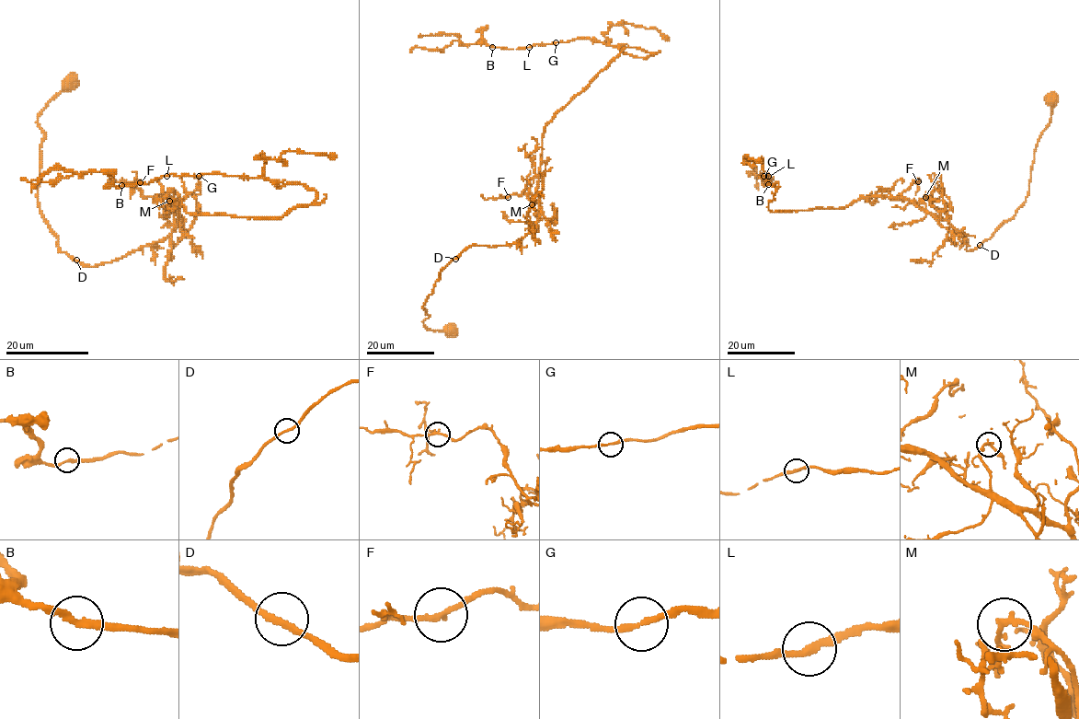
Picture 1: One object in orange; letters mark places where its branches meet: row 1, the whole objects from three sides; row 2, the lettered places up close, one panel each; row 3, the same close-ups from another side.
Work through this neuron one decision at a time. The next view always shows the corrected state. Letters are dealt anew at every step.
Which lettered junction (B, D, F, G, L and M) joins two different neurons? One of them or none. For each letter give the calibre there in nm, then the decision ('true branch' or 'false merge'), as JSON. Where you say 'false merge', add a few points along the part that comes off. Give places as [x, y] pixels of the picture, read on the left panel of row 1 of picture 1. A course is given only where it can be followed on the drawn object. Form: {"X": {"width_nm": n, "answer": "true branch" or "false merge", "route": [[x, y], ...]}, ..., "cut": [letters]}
{"B": {"width_nm": 220, "answer": "true branch"}, "D": {"width_nm": 200, "answer": "true branch"}, "F": {"width_nm": 190, "answer": "true branch"}, "G": {"width_nm": 200, "answer": "true branch"}, "L": {"width_nm": 220, "answer": "true branch"}, "M": {"width_nm": 200, "answer": "true branch"}, "cut": []}

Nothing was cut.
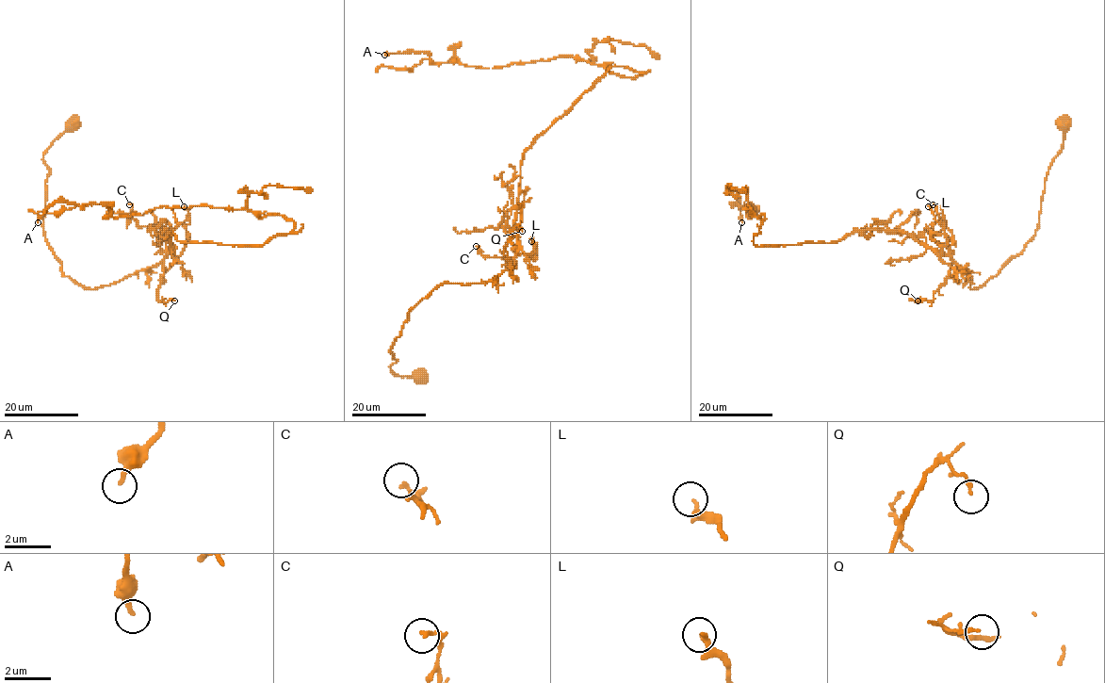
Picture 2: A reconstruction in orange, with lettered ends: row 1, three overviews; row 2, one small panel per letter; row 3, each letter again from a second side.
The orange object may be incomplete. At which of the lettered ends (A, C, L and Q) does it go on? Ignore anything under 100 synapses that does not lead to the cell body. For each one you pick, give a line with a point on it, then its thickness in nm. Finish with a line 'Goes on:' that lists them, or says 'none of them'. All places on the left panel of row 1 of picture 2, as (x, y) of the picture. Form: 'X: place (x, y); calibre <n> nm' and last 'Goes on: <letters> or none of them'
Goes on: none of them

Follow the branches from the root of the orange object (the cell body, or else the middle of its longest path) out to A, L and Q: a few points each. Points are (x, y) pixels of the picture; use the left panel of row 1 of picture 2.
A: (73, 123), (42, 229), (88, 288), (155, 267), (171, 229), (294, 227), (64, 201), (38, 222)
L: (73, 123), (43, 155), (43, 235), (64, 276), (97, 288), (170, 251), (178, 257), (184, 206)
Q: (73, 123), (43, 155), (49, 170), (43, 235), (62, 274), (97, 288), (163, 262), (157, 299), (174, 300)

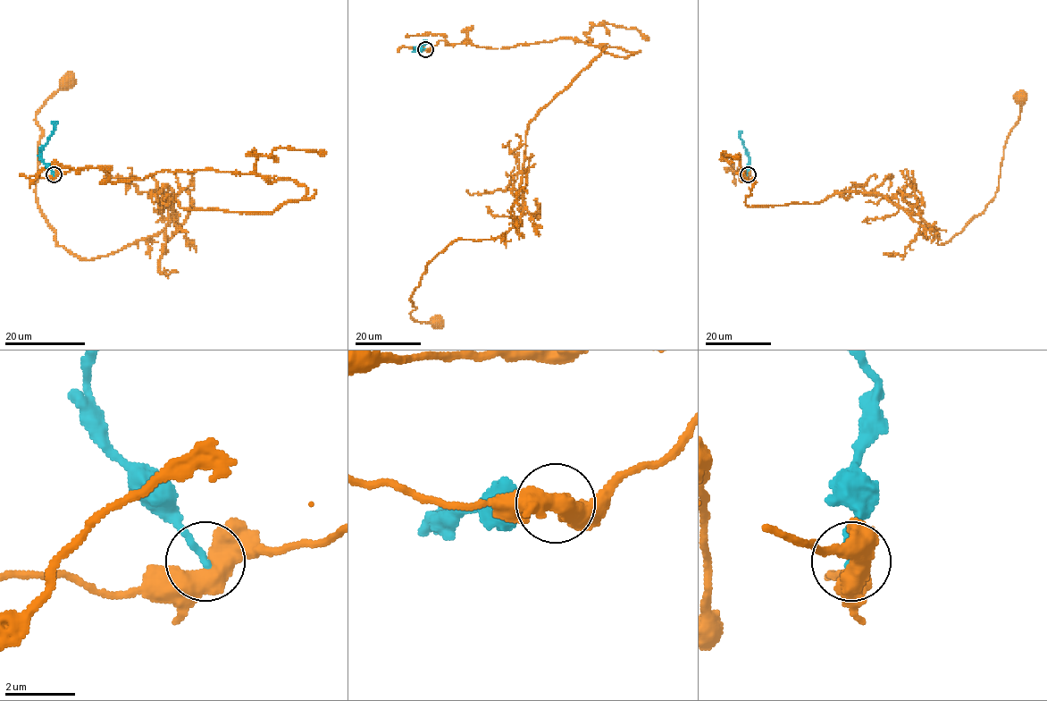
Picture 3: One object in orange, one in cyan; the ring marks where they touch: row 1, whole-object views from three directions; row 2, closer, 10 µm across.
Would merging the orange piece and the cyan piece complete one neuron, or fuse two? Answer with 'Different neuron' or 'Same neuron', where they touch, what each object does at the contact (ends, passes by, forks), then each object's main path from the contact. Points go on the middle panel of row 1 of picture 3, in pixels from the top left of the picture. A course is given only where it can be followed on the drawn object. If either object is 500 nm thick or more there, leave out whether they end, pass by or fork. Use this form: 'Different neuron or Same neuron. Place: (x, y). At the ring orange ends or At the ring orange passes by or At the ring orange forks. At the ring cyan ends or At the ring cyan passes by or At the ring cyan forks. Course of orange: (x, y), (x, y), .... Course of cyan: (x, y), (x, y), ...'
Different neuron. Place: (425, 49). Course of orange: (425, 49), (632, 53), (607, 46), (528, 124), (521, 218), (456, 239), (411, 296), (414, 320), (436, 321). Course of cyan: (425, 49), (414, 51), (425, 41), (427, 43)

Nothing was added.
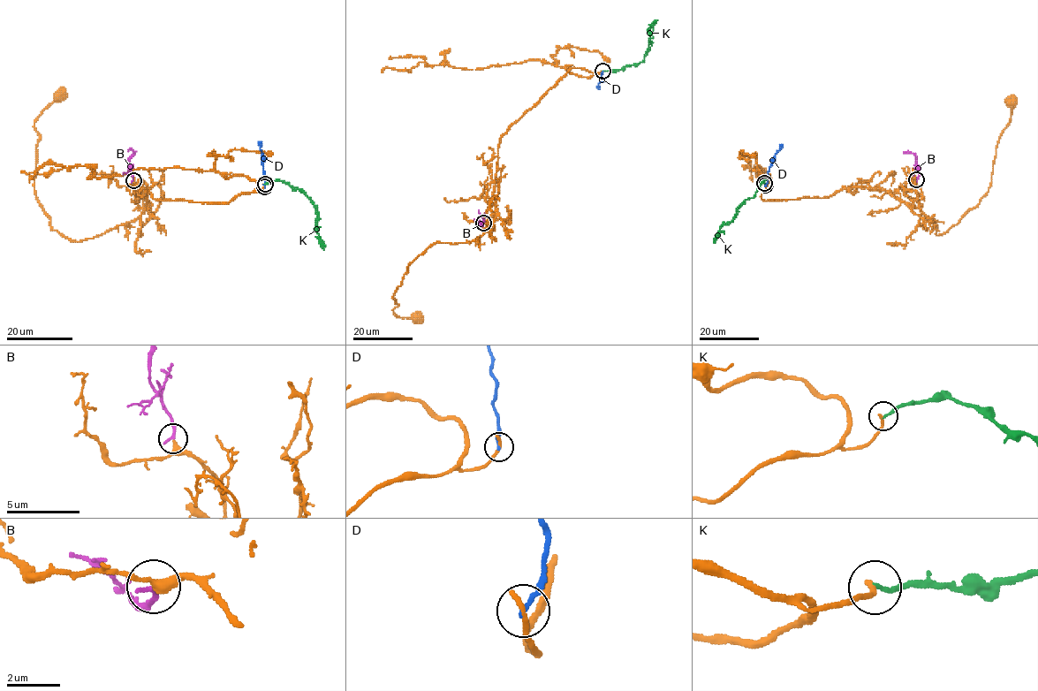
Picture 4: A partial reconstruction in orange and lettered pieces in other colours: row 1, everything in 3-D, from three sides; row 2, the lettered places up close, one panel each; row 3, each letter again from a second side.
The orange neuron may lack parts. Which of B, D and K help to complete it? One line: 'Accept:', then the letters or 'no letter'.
Accept: B

